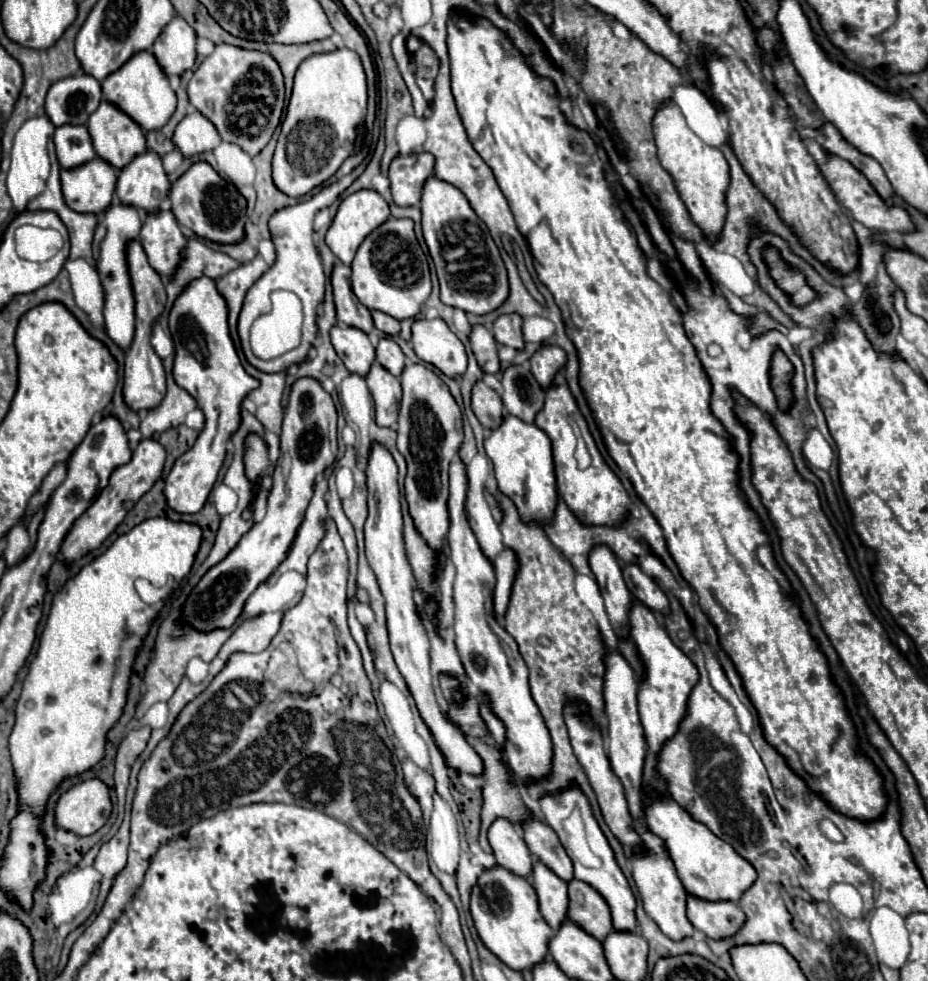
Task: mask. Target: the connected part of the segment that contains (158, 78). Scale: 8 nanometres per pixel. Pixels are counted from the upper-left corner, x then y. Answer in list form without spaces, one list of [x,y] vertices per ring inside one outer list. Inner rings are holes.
[[[150,49],[134,53],[120,69],[116,69],[106,79],[102,79],[100,85],[102,85],[102,91],[104,91],[102,93],[104,99],[118,105],[144,131],[164,127],[168,123],[168,119],[172,117],[174,109],[176,109],[176,93],[170,87],[170,81],[166,77],[164,69],[158,65],[158,61],[156,61],[156,57]]]

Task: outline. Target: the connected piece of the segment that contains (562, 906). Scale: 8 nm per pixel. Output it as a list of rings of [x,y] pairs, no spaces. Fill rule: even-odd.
[[[534,861],[532,885],[538,895],[542,917],[548,921],[548,925],[554,931],[558,931],[558,927],[566,919],[566,911],[568,911],[566,881],[560,879],[554,871],[550,871],[542,861]]]

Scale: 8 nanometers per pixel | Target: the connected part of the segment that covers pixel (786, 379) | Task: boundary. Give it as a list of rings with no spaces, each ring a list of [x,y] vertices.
[[[778,351],[772,359],[772,387],[774,387],[774,393],[778,397],[778,405],[782,409],[788,409],[788,403],[792,401],[790,377],[792,377],[792,365],[786,359],[786,355]]]

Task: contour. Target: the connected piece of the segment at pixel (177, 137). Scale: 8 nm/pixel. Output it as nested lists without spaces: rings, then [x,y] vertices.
[[[192,111],[178,123],[172,141],[182,151],[182,155],[190,157],[212,151],[222,139],[208,117],[204,117],[200,111]]]

